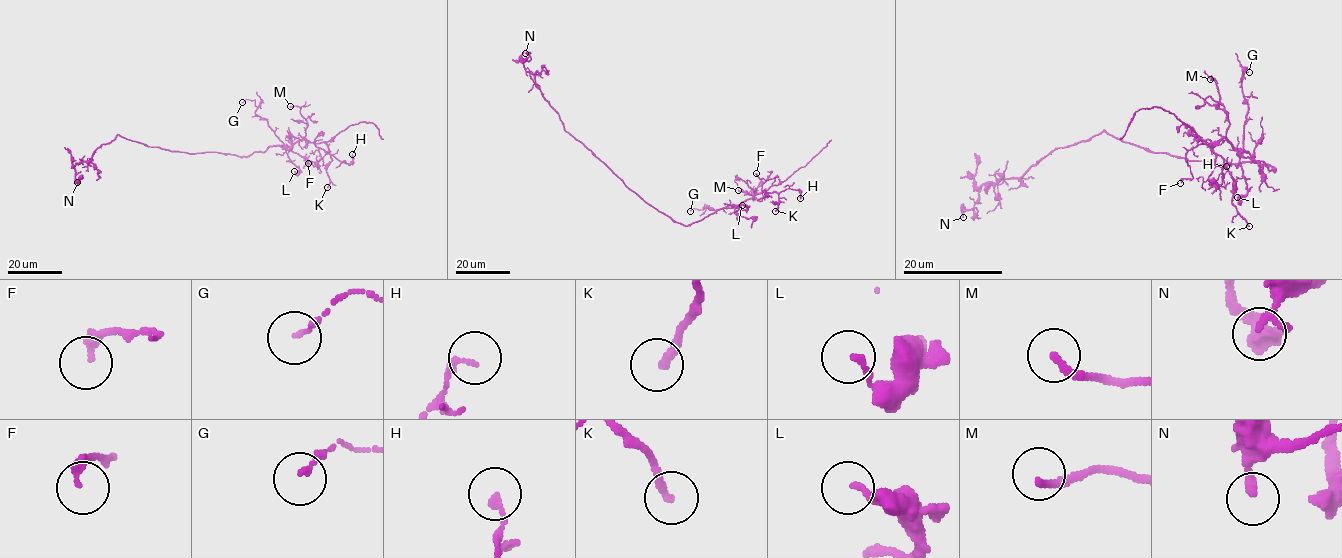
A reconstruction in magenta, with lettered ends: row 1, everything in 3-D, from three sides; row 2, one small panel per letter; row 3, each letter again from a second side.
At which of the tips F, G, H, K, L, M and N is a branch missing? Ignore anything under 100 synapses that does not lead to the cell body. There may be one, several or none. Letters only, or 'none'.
none

